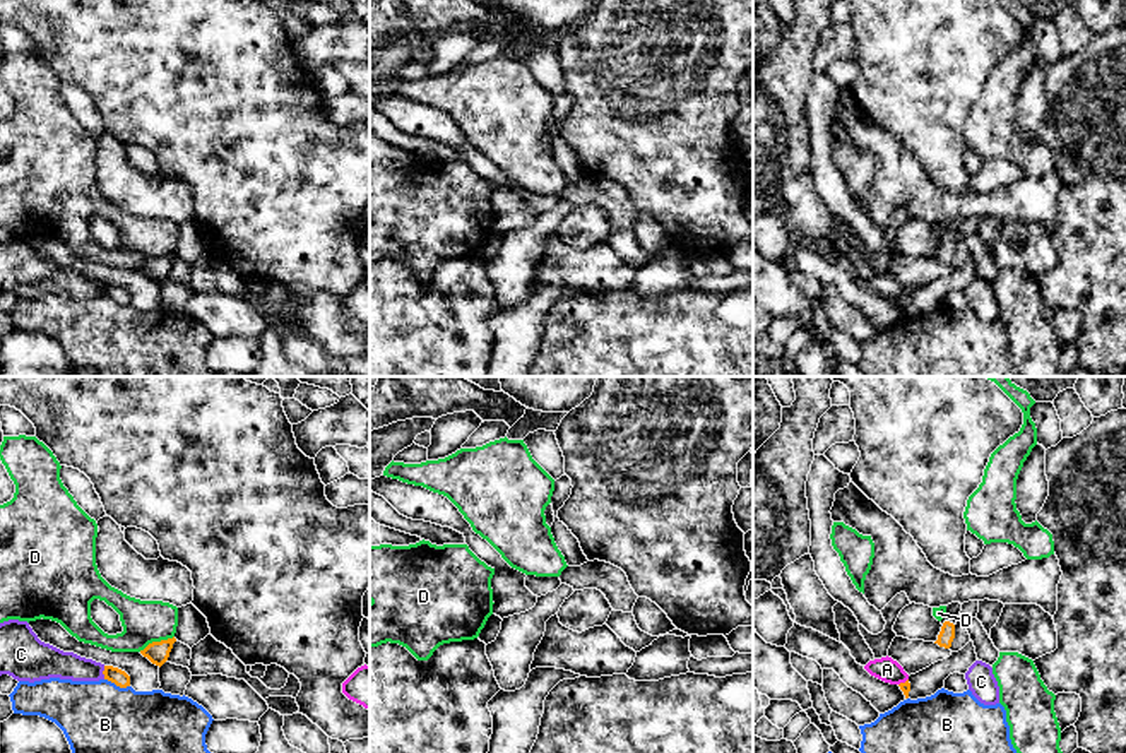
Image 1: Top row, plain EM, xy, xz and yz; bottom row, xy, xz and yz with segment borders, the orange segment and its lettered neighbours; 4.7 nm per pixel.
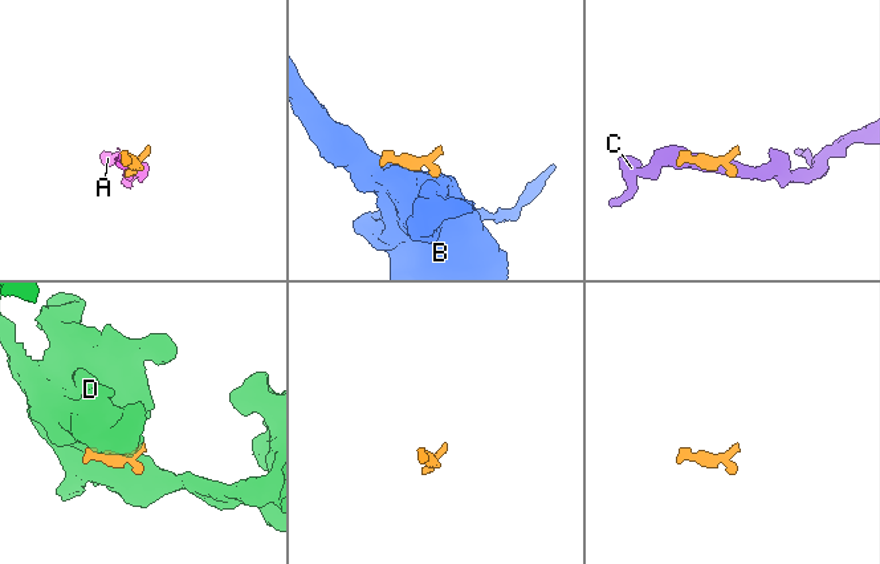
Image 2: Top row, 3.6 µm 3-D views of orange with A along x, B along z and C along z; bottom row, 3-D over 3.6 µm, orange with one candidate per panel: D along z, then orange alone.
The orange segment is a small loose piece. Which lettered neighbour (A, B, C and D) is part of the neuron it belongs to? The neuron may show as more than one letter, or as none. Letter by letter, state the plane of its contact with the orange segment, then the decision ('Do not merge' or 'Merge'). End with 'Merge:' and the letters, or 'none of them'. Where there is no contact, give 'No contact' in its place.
A: Touches orange in yz. Do not merge
B: Touches orange in xy. Do not merge
C: Touches orange in xy. Do not merge
D: Touches orange in xy. Do not merge
Merge: none of them

